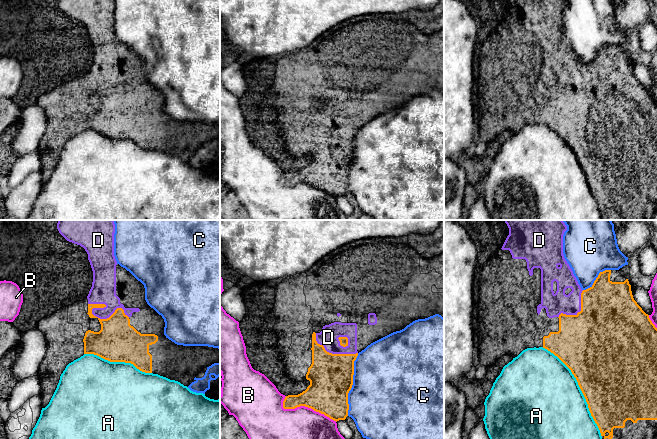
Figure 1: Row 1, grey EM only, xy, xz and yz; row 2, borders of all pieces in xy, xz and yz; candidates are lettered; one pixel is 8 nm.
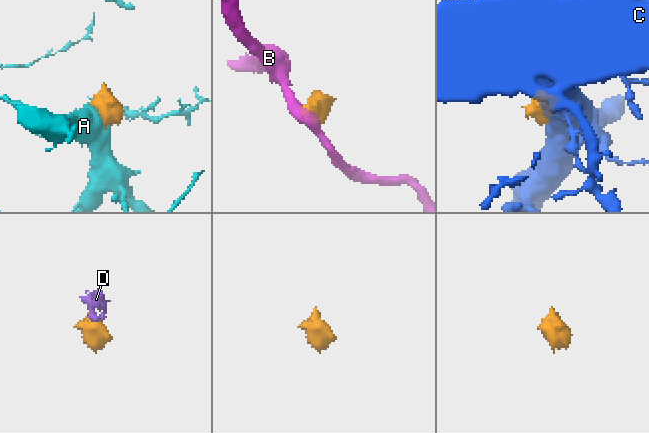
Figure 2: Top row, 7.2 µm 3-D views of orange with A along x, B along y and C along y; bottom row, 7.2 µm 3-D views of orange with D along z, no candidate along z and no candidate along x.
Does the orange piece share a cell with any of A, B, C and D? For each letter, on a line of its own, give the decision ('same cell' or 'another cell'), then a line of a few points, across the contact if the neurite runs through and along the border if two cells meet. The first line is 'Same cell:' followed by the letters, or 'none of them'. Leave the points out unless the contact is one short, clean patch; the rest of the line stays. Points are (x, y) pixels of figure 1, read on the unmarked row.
Same cell: D
A: another cell
B: another cell
C: another cell
D: same cell

